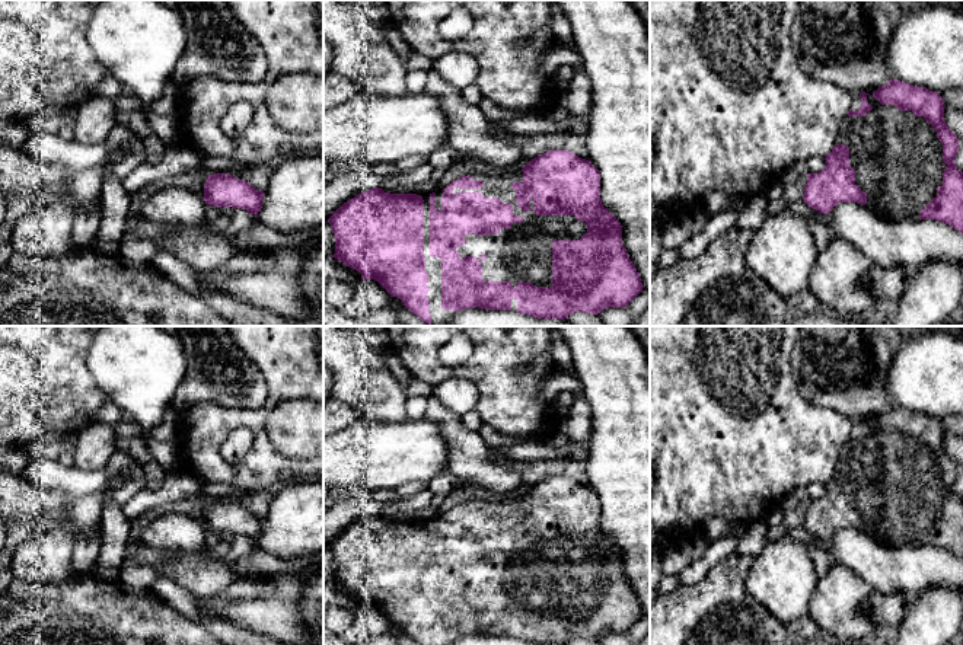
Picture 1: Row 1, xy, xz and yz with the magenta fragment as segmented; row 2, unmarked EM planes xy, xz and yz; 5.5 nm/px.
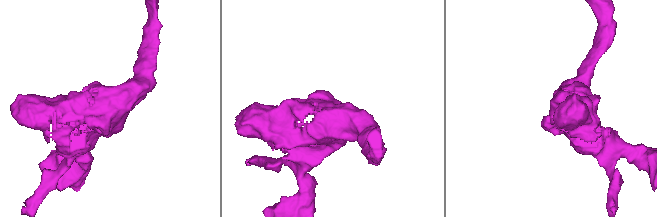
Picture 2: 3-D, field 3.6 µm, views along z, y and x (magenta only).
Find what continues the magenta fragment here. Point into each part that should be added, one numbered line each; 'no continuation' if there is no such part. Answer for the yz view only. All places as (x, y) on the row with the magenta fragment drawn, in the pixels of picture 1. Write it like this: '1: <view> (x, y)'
1: yz (898, 159)

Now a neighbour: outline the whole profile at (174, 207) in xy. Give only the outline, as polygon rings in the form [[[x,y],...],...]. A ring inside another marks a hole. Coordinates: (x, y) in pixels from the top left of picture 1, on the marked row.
[[[169,186],[147,197],[140,214],[166,227],[198,227],[207,220],[207,204],[195,192]]]

